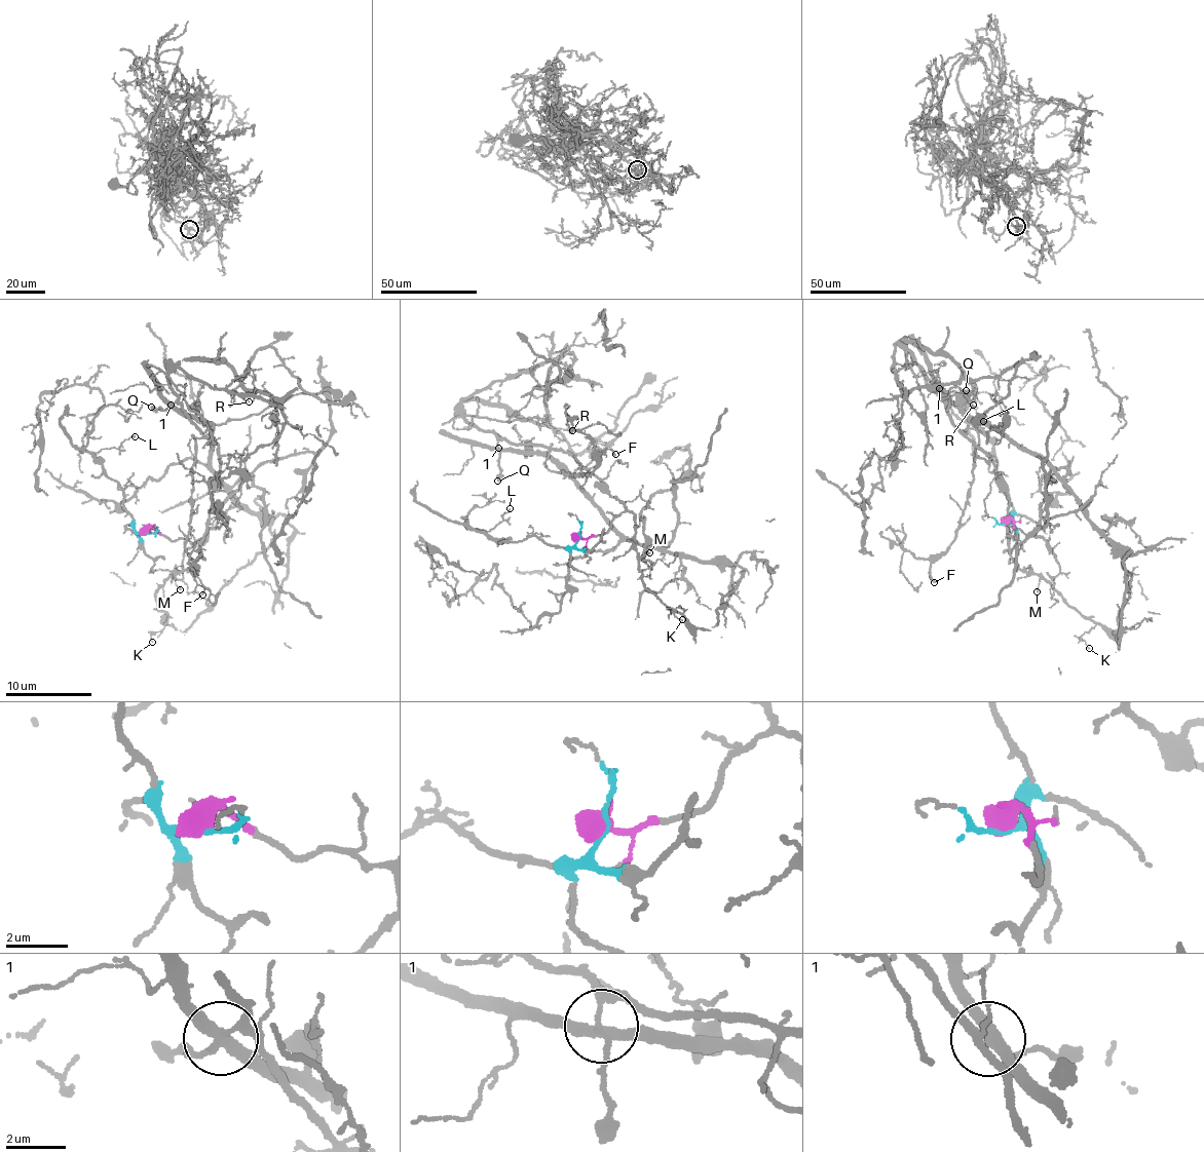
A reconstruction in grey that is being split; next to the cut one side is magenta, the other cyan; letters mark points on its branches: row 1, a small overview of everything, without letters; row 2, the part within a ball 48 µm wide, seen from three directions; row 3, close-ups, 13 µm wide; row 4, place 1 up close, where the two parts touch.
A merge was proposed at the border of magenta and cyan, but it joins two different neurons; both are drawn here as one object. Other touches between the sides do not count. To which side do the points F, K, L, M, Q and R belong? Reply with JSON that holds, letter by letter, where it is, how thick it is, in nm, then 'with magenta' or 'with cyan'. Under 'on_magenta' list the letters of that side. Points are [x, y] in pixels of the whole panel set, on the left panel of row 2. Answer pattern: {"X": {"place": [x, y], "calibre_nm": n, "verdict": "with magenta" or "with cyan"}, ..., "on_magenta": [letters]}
{"F": {"place": [202, 594], "calibre_nm": 120, "verdict": "with magenta"}, "K": {"place": [152, 642], "calibre_nm": 70, "verdict": "with magenta"}, "L": {"place": [135, 436], "calibre_nm": 130, "verdict": "with cyan"}, "M": {"place": [180, 589], "calibre_nm": 110, "verdict": "with magenta"}, "Q": {"place": [151, 407], "calibre_nm": 440, "verdict": "with magenta"}, "R": {"place": [249, 401], "calibre_nm": 110, "verdict": "with magenta"}, "on_magenta": ["F", "K", "M", "Q", "R"]}

